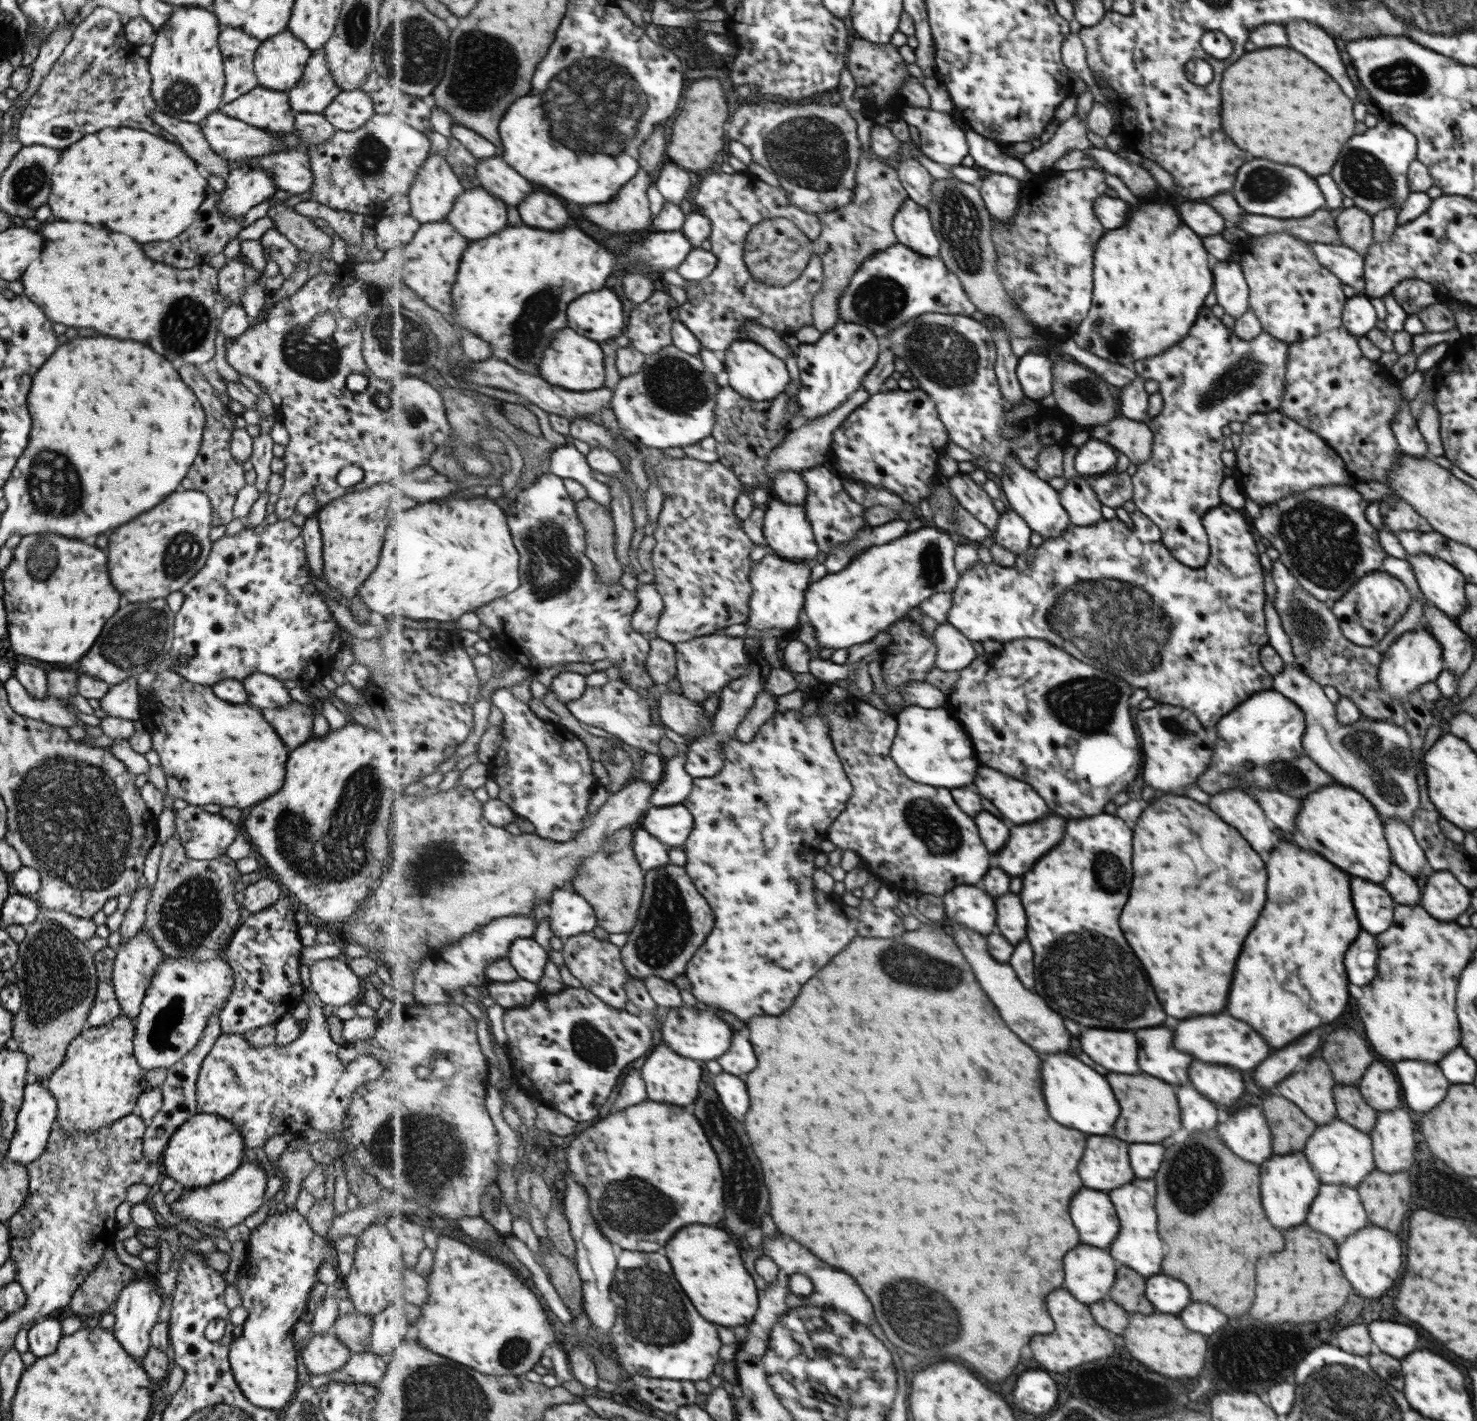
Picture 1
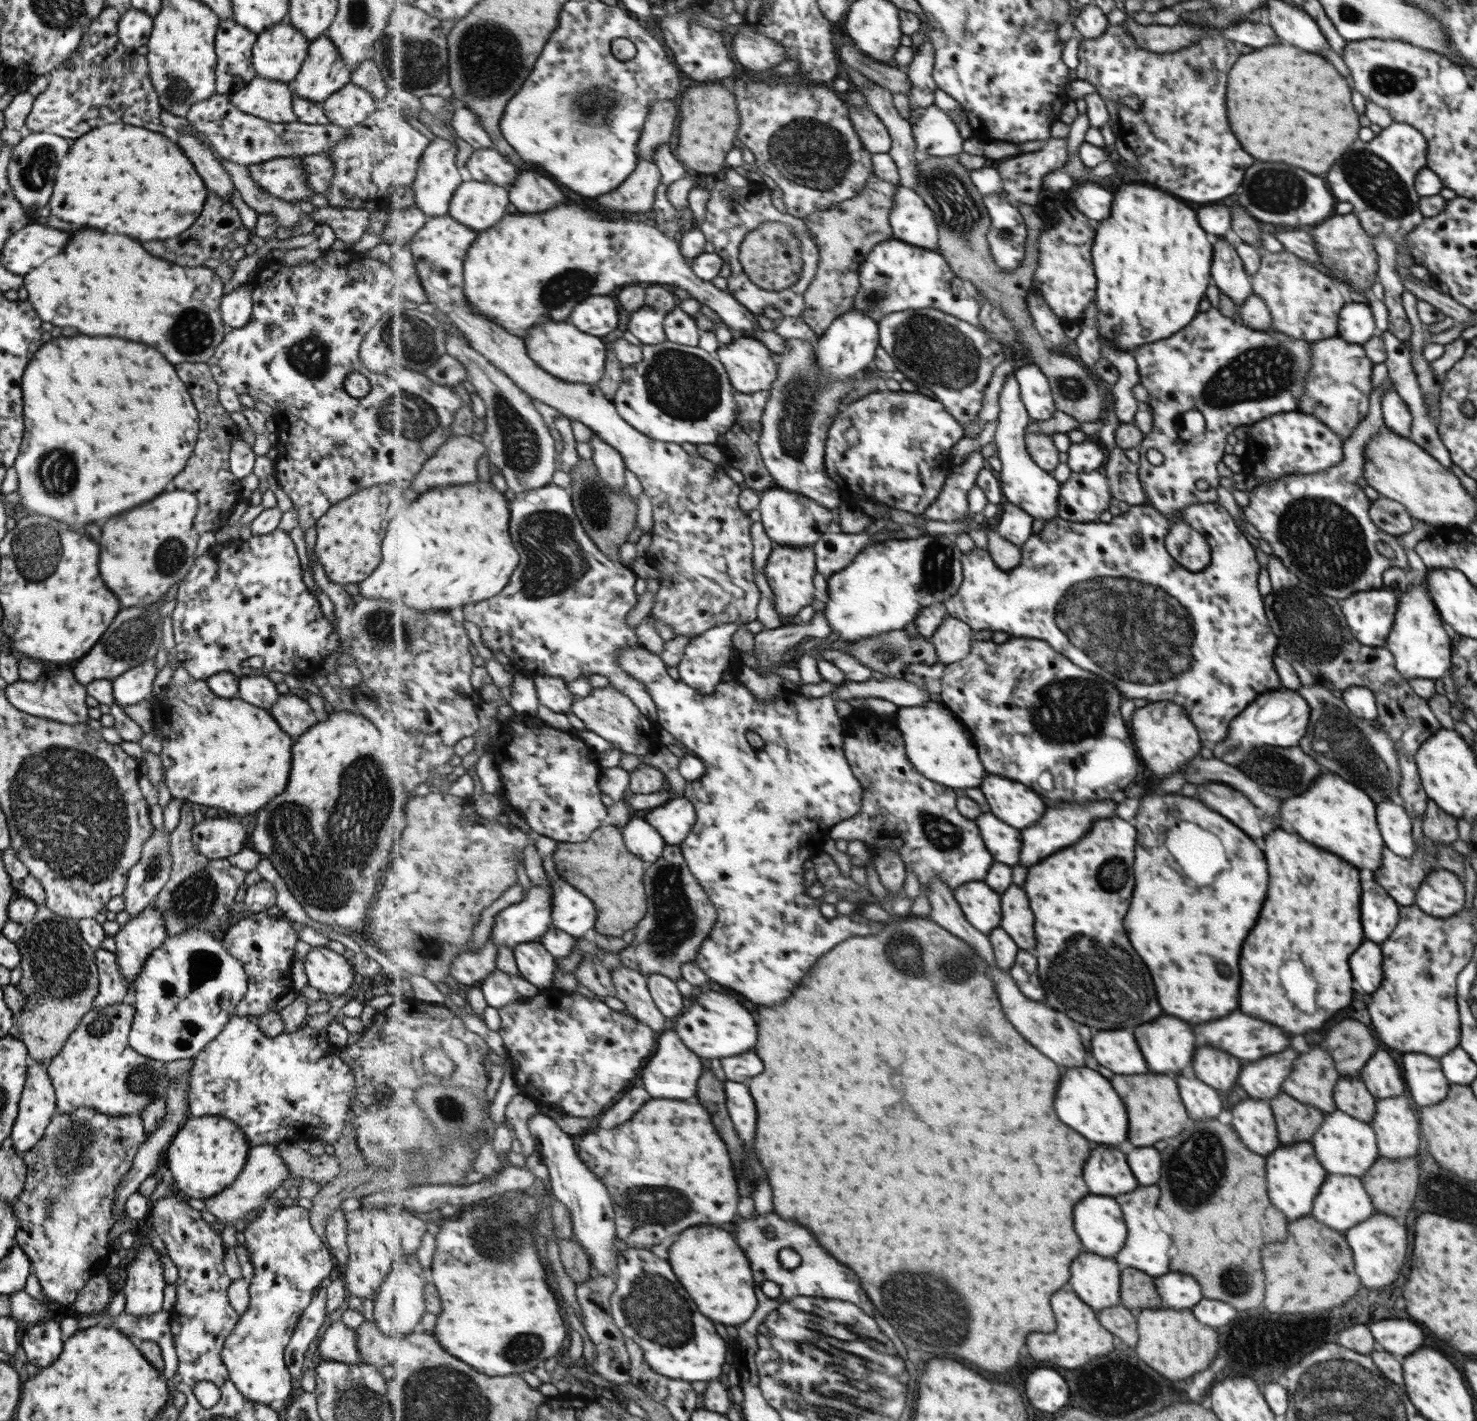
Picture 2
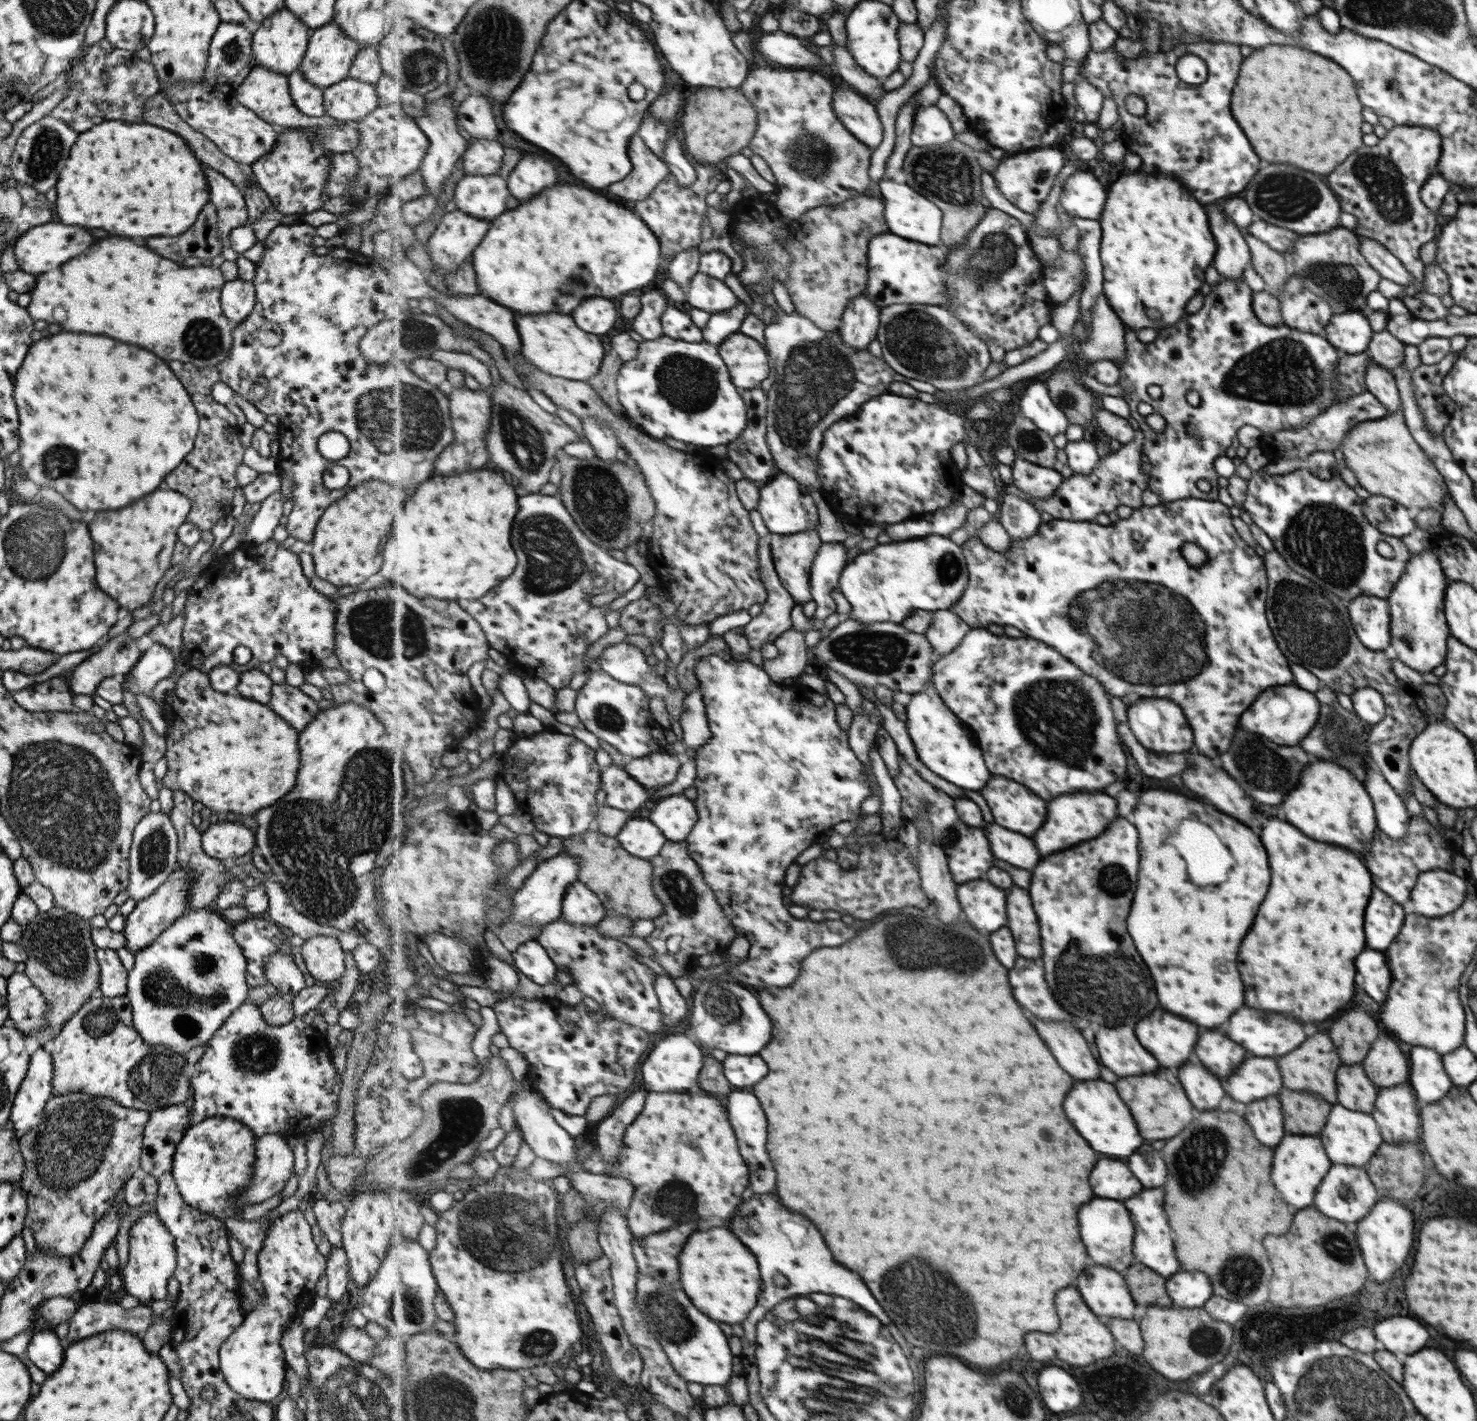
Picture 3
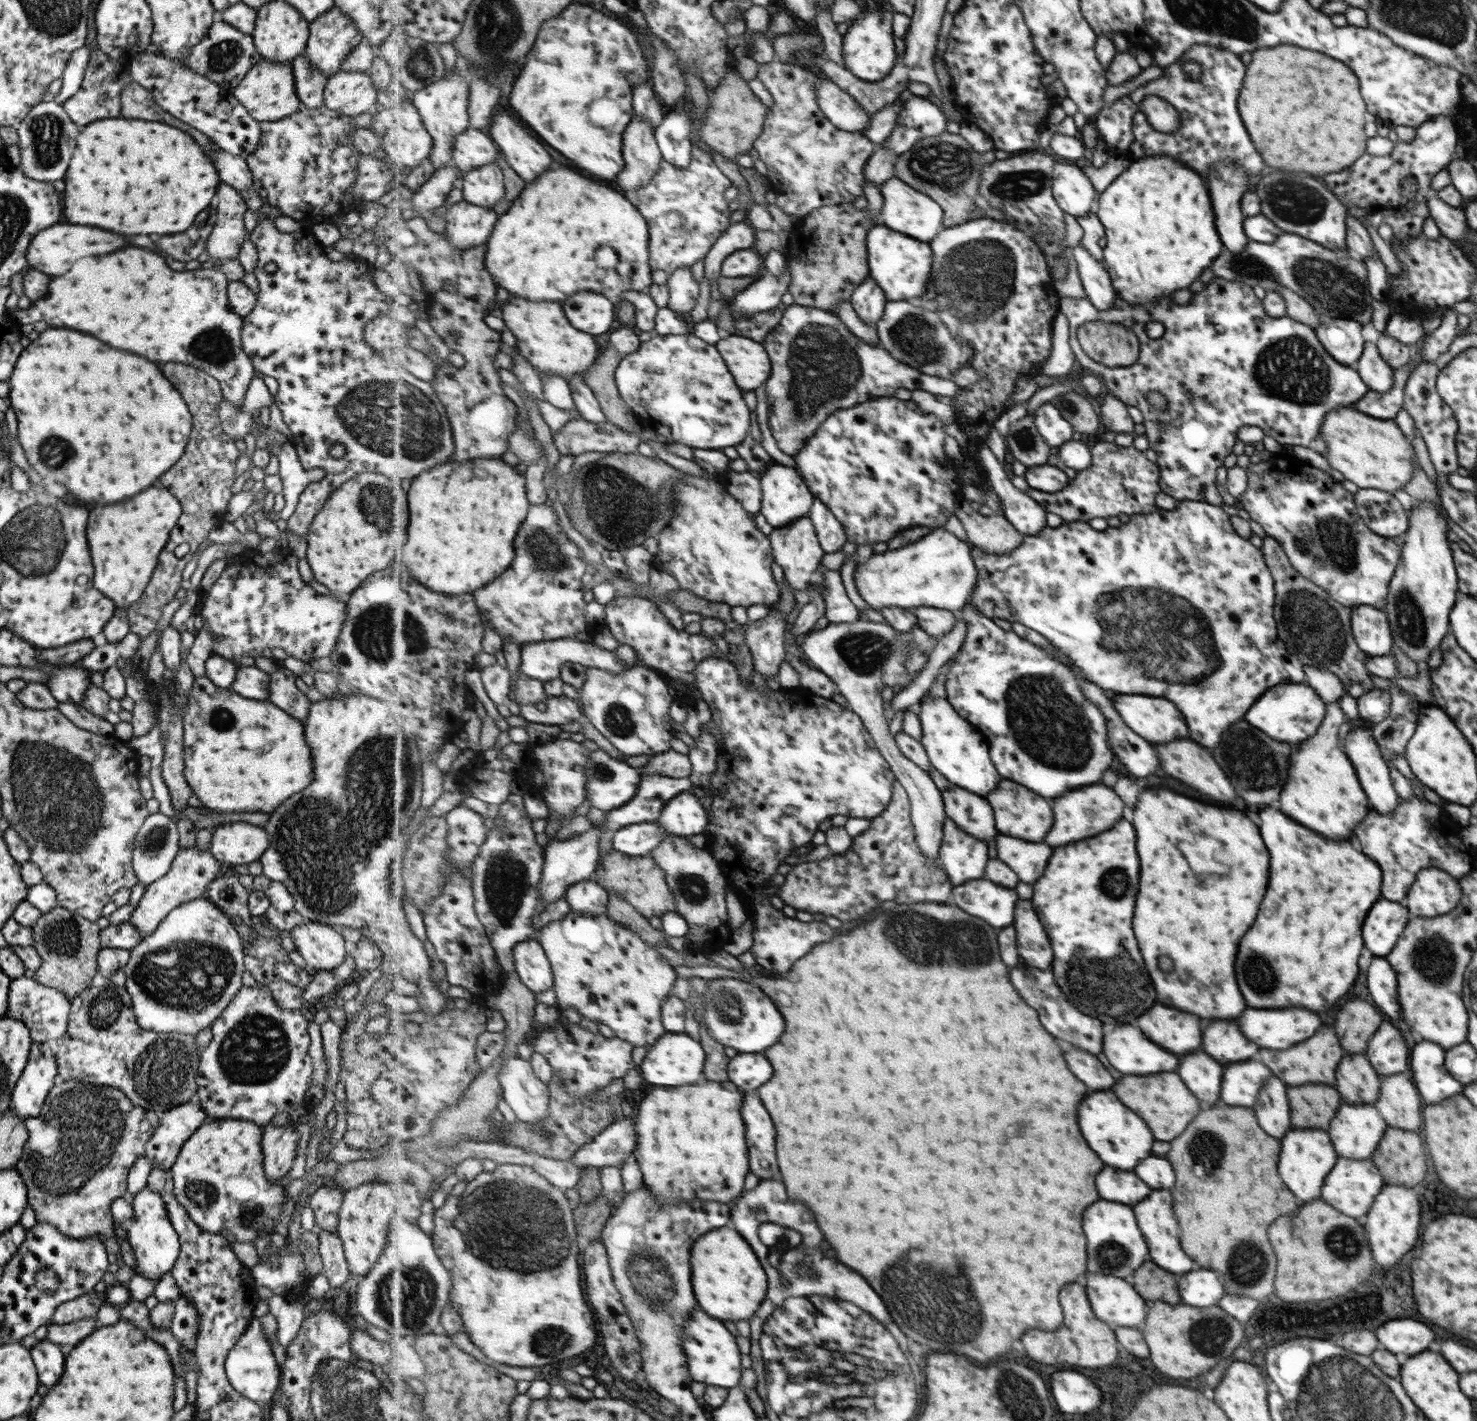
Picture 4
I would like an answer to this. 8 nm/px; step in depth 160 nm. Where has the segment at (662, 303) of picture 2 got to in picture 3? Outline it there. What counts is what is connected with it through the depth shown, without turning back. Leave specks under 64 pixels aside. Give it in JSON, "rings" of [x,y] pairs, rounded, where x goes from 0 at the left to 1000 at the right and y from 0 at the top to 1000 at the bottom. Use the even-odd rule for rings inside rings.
{"rings":[[[445,201],[433,206],[435,218],[428,225],[428,232],[436,239],[446,239],[450,236],[448,223],[452,218],[452,209]]]}

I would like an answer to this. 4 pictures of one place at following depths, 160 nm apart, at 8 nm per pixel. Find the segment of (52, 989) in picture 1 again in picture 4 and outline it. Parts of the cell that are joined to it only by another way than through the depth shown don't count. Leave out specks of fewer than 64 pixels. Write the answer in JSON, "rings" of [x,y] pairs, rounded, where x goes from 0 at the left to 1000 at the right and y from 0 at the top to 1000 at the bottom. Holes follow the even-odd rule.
{"rings":[[[36,638],[33,642],[27,643],[25,648],[20,652],[22,666],[27,673],[28,678],[22,683],[22,688],[29,694],[36,695],[48,704],[54,697],[59,695],[66,684],[65,671],[67,670],[67,652],[58,645],[43,638]]]}

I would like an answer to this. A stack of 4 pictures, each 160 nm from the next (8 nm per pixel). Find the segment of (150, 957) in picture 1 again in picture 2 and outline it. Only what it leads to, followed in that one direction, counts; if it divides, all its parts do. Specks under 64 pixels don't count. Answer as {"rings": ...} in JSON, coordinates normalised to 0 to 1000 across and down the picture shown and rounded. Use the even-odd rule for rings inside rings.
{"rings":[[[104,637],[99,638],[76,659],[79,666],[77,671],[79,679],[87,691],[87,705],[91,688],[99,674],[113,660],[109,646],[109,641]]]}

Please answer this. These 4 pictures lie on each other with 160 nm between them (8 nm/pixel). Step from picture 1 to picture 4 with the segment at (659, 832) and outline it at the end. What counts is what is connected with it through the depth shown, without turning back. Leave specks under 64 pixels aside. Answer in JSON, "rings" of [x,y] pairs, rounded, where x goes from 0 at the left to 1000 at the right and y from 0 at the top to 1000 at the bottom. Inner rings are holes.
{"rings":[[[464,557],[450,567],[445,578],[454,587],[466,589],[477,587],[480,574],[475,563],[469,557]]]}

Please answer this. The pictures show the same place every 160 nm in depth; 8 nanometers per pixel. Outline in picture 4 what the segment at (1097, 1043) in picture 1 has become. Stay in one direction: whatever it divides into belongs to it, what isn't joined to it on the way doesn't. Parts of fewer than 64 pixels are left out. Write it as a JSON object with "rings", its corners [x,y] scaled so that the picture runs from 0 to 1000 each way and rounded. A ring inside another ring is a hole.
{"rings":[[[756,722],[748,728],[748,745],[759,756],[794,754],[797,745],[778,733],[767,722]]]}

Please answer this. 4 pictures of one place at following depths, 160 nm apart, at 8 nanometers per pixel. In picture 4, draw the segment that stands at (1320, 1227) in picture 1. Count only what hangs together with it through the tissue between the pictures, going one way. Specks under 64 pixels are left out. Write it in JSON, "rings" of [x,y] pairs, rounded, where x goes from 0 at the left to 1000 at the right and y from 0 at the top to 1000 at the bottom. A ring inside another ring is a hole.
{"rings":[[[906,814],[904,819],[896,830],[893,843],[900,847],[904,852],[908,852],[908,854],[913,855],[915,857],[920,857],[927,852],[931,841],[936,834],[936,830],[928,815],[915,816]]]}

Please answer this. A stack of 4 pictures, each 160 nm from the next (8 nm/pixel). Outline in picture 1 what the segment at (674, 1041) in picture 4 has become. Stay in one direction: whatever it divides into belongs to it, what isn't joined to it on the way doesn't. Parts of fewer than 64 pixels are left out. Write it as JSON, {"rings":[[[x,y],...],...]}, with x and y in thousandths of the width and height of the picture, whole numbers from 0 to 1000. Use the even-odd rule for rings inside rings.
{"rings":[[[448,733],[443,737],[445,739],[441,740],[437,746],[437,749],[434,750],[435,758],[437,761],[437,766],[439,767],[441,774],[445,776],[454,776],[454,777],[460,777],[460,778],[466,778],[472,774],[476,760],[475,749],[472,749],[471,746],[468,746]]]}

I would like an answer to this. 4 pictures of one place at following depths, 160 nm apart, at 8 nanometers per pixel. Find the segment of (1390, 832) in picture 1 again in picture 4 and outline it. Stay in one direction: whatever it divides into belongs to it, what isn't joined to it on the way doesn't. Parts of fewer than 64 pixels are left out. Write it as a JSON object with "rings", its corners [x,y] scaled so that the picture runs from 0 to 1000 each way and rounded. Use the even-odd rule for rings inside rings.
{"rings":[[[917,512],[911,518],[910,530],[915,536],[918,545],[921,550],[923,559],[926,559],[927,567],[932,574],[940,574],[945,570],[946,559],[942,555],[942,550],[934,526],[926,513]]]}

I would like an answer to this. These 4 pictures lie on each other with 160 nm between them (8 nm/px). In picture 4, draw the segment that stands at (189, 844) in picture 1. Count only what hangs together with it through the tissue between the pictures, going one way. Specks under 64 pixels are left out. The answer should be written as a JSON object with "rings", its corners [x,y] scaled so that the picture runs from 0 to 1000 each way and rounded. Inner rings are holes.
{"rings":[[[166,578],[150,580],[142,585],[141,600],[152,612],[175,606],[182,597],[179,584]]]}

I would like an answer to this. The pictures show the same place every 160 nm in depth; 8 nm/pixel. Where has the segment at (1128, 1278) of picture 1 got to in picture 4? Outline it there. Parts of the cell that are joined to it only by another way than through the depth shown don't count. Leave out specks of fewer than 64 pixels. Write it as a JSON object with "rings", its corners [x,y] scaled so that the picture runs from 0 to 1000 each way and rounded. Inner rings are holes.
{"rings":[[[775,888],[775,891],[772,891],[768,895],[770,899],[767,899],[766,904],[773,908],[773,913],[778,916],[791,916],[793,918],[797,918],[800,915],[794,897],[786,894],[785,891],[781,891],[779,888]]]}

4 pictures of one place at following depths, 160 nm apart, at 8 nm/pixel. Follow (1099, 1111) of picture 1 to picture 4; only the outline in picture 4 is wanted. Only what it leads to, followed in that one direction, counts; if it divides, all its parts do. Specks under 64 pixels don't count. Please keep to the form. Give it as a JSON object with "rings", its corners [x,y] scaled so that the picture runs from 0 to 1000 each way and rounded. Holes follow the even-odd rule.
{"rings":[[[740,768],[737,770],[737,773],[735,773],[735,776],[732,776],[732,798],[735,798],[735,802],[737,804],[737,806],[740,806],[740,809],[745,812],[745,818],[758,823],[767,823],[773,815],[777,815],[779,812],[781,801],[778,798],[778,794],[774,791],[771,785],[768,785],[764,780],[762,780],[755,773],[754,768]]]}

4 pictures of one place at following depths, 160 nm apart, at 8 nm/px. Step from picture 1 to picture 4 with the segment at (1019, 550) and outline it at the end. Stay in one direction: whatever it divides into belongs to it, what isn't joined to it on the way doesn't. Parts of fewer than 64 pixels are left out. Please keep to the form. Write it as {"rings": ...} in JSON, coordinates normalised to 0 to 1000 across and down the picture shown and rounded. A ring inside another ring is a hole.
{"rings":[[[668,312],[664,314],[662,317],[662,322],[664,328],[667,329],[669,334],[669,338],[675,348],[678,352],[678,362],[684,367],[686,370],[695,377],[701,377],[703,376],[709,370],[709,360],[706,357],[703,353],[699,350],[699,349],[695,346],[691,346],[686,342],[683,334],[678,329],[675,321],[670,316]]]}

